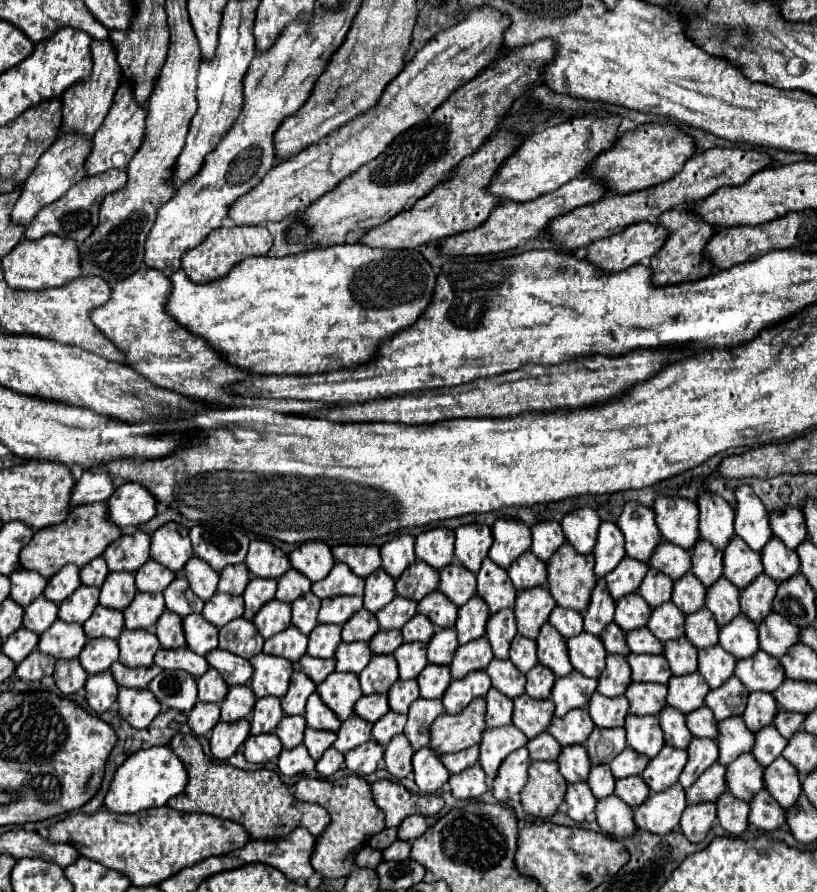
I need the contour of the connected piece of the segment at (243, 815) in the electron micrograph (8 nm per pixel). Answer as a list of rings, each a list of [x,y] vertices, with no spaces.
[[[177,733],[171,743],[171,751],[185,763],[185,769],[189,773],[189,781],[183,793],[169,799],[169,807],[177,811],[189,811],[189,813],[207,813],[219,819],[229,819],[233,823],[239,823],[247,829],[251,839],[275,839],[285,837],[295,827],[307,827],[313,837],[319,837],[323,829],[329,825],[329,813],[313,803],[299,803],[287,785],[281,783],[279,775],[269,769],[257,769],[257,771],[245,771],[237,769],[229,763],[219,763],[215,759],[205,757],[199,741],[193,735]]]

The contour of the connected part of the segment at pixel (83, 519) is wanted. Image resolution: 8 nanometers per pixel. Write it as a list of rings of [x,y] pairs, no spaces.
[[[93,503],[93,505],[79,505],[73,507],[67,515],[67,519],[59,525],[51,525],[45,529],[39,529],[29,545],[25,545],[19,553],[19,567],[27,571],[37,571],[43,577],[55,575],[63,565],[73,563],[77,567],[87,565],[91,559],[99,557],[105,547],[115,541],[121,535],[121,531],[109,521],[105,521],[105,505],[103,503]]]

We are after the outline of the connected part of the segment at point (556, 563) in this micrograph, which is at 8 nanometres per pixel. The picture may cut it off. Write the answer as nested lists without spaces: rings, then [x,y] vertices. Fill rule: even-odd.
[[[565,543],[555,557],[547,563],[547,585],[559,607],[567,607],[585,613],[589,607],[591,591],[597,585],[593,571],[593,555],[579,555],[569,543]]]

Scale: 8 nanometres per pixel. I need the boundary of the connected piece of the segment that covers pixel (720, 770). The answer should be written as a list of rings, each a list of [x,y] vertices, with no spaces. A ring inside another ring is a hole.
[[[713,763],[695,783],[687,789],[689,803],[703,803],[703,801],[717,801],[727,791],[725,781],[727,769],[719,763]]]

